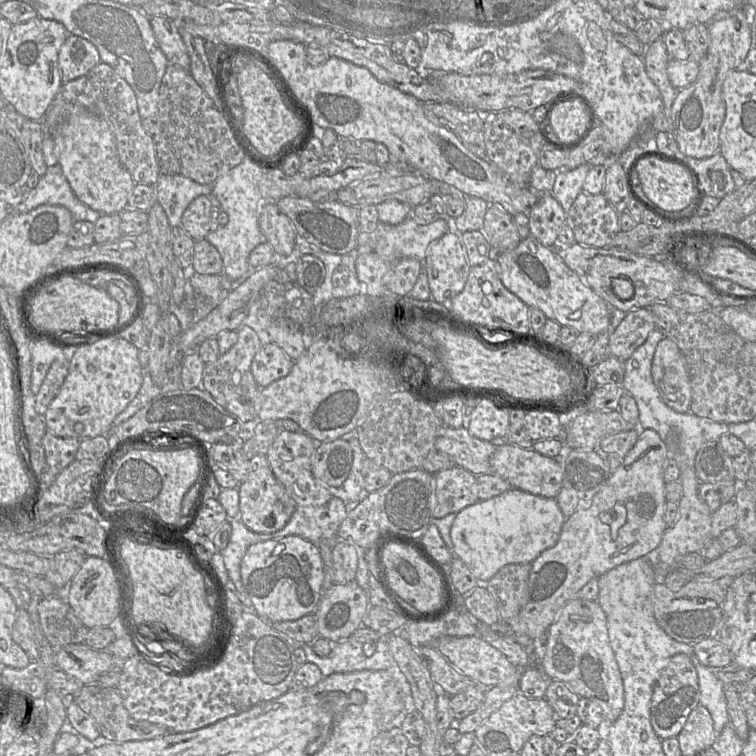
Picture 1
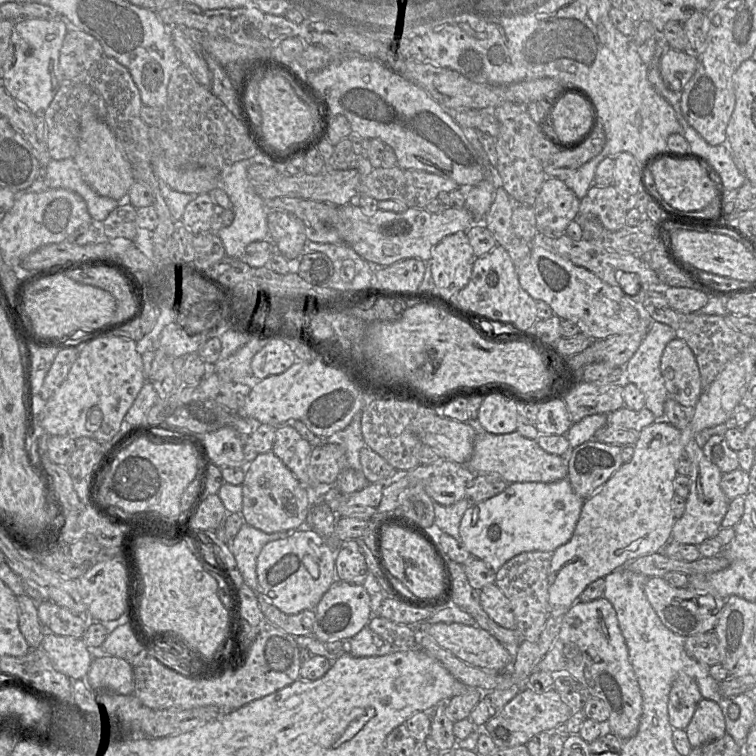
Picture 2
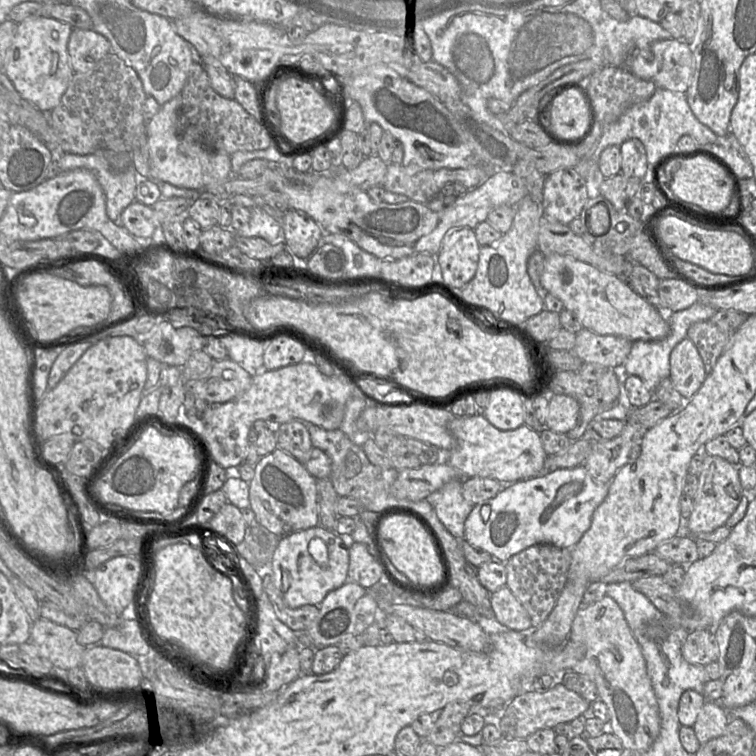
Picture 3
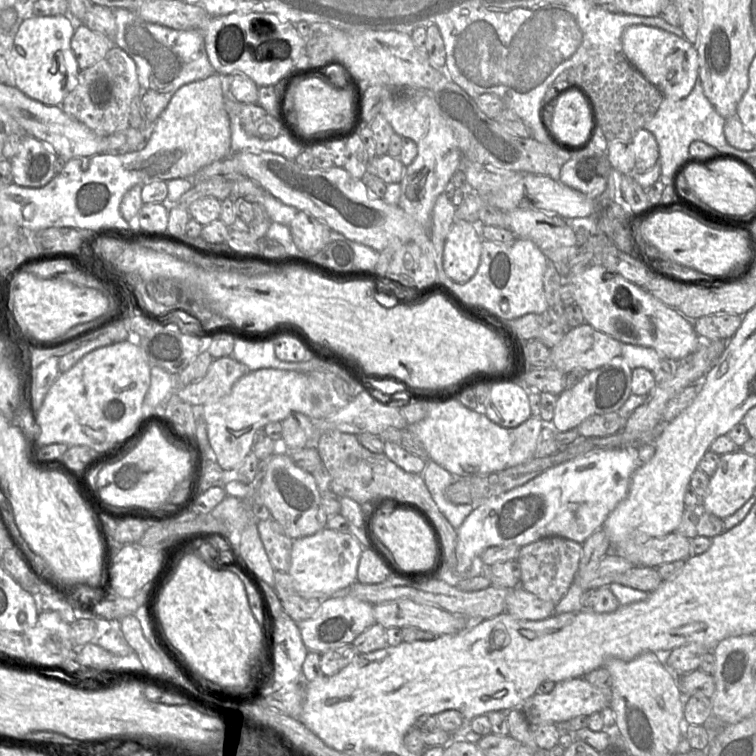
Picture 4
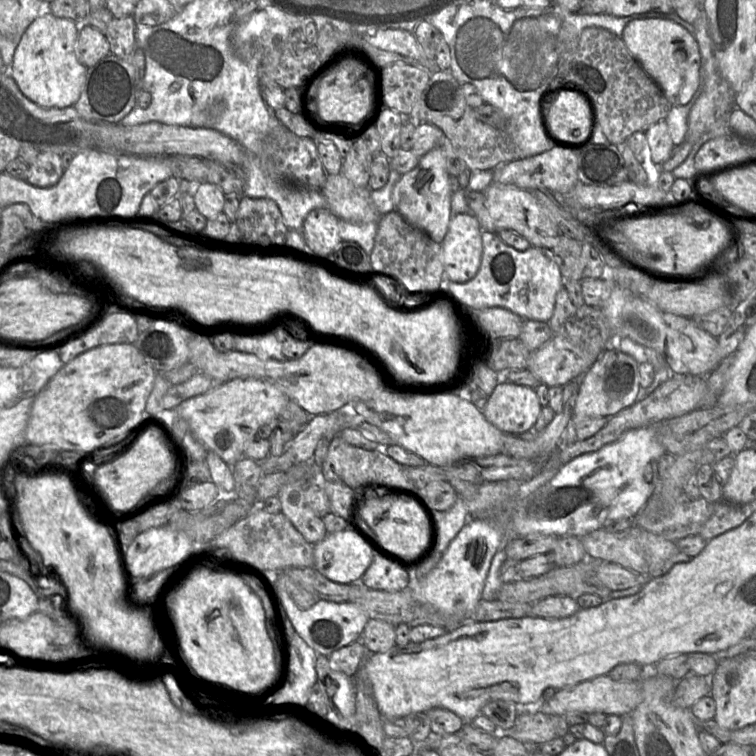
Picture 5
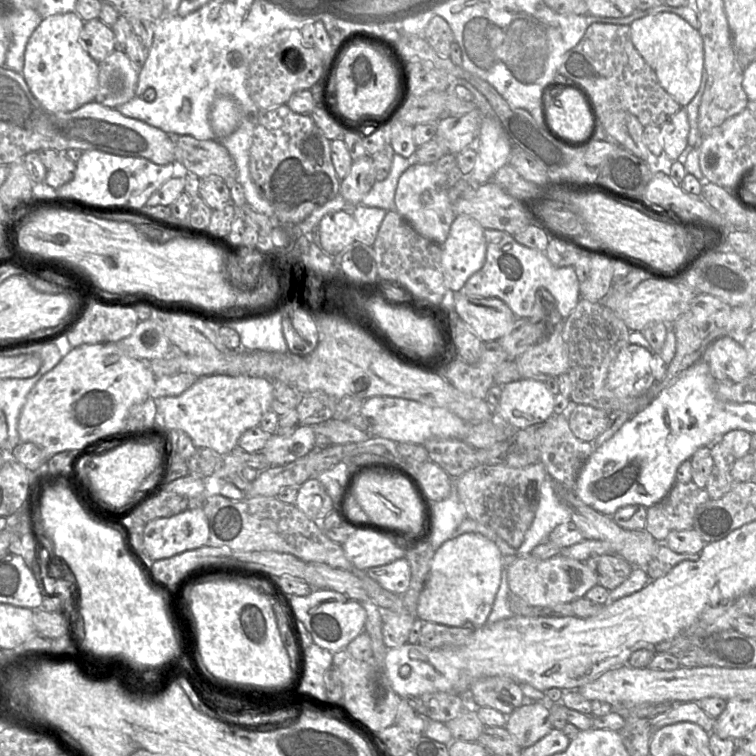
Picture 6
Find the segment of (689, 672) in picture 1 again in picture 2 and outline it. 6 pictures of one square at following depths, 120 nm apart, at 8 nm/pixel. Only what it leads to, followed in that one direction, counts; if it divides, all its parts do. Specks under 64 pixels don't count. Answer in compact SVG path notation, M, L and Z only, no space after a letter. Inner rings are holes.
M680 672L669 693L668 718L671 726L674 729L687 728L701 699L696 680Z

